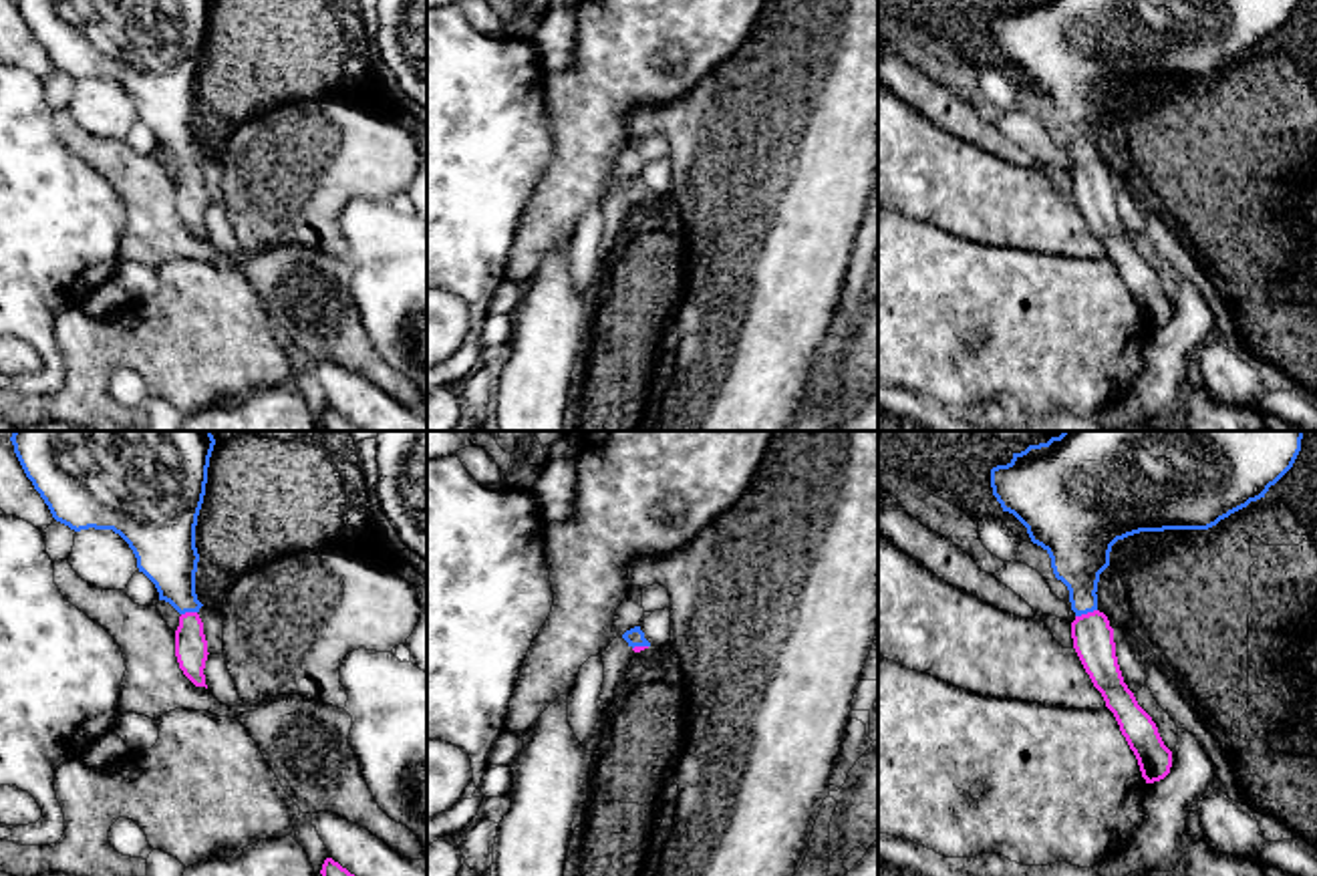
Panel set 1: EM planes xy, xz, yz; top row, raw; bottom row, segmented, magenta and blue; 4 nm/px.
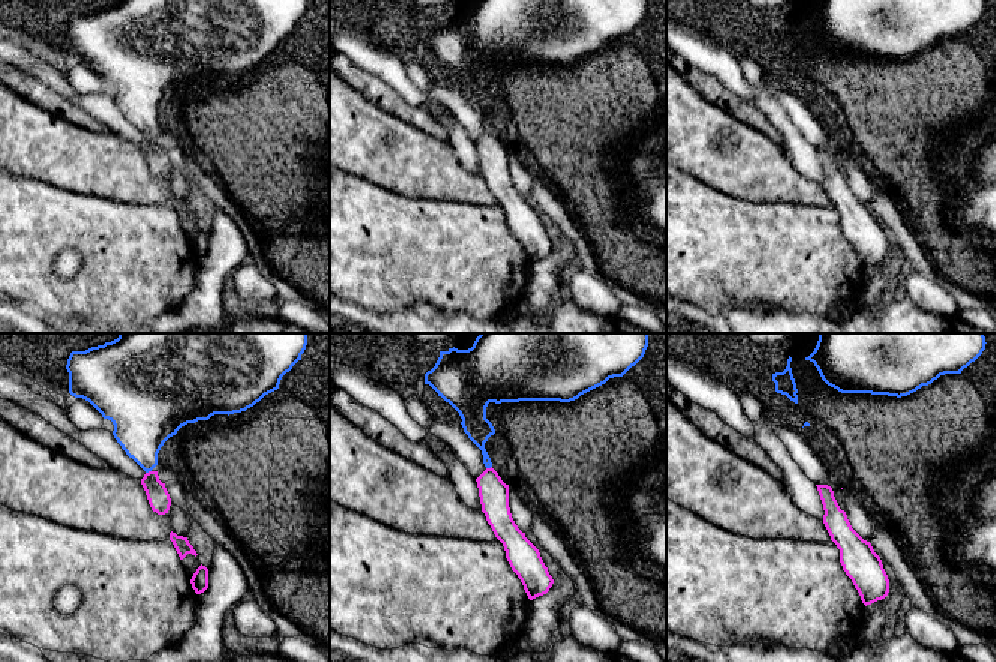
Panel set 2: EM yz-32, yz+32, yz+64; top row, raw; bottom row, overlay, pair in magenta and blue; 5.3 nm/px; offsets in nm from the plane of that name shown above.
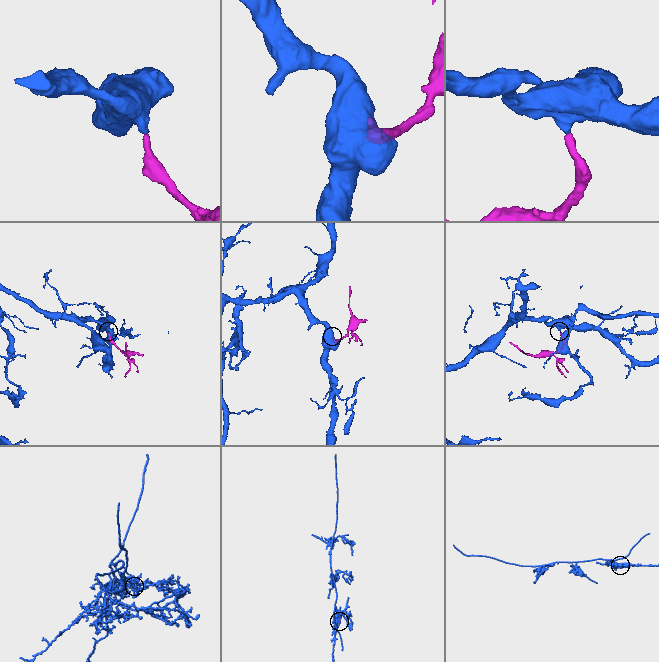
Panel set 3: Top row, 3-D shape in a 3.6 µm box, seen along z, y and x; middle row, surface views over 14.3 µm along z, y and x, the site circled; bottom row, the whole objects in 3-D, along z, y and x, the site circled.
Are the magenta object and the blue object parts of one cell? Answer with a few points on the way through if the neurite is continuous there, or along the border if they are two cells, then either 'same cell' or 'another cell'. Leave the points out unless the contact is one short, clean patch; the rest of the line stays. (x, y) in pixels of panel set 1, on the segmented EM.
way yz (1092, 635), (1088, 613), (1082, 597), (1080, 552); same cell

